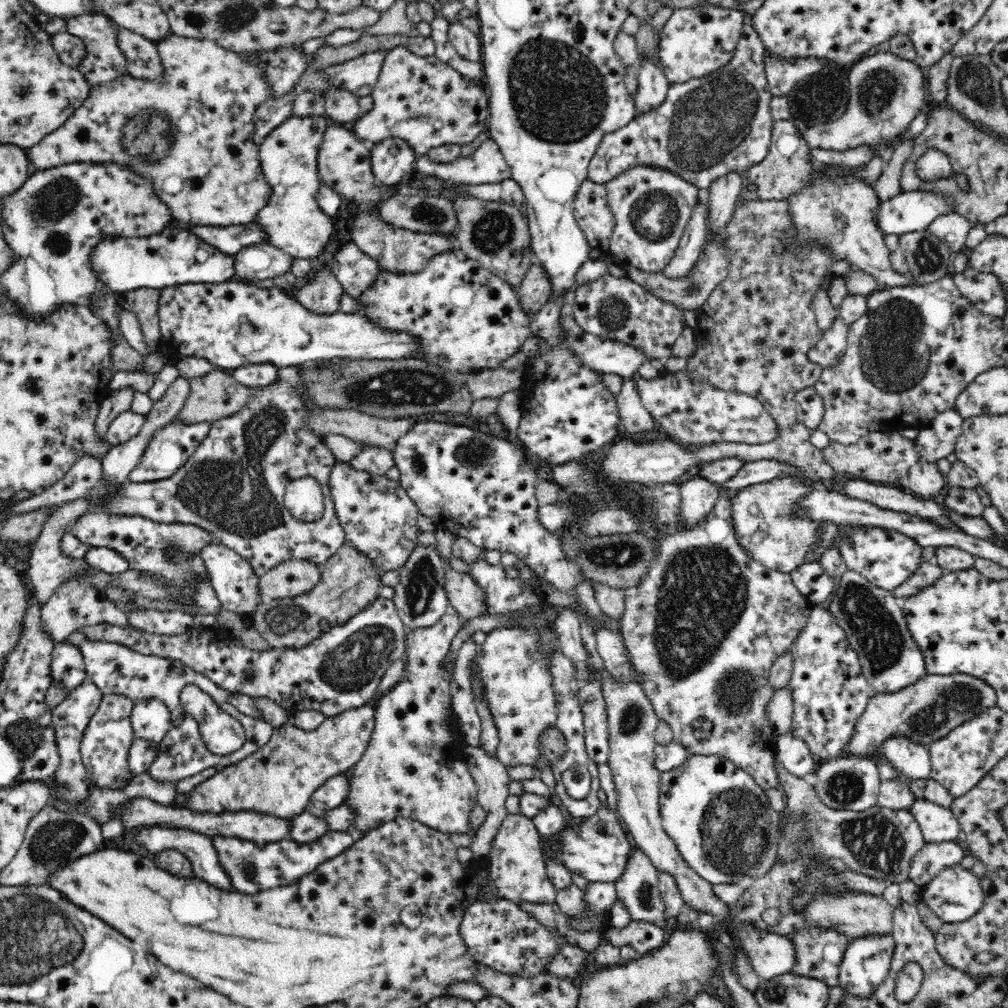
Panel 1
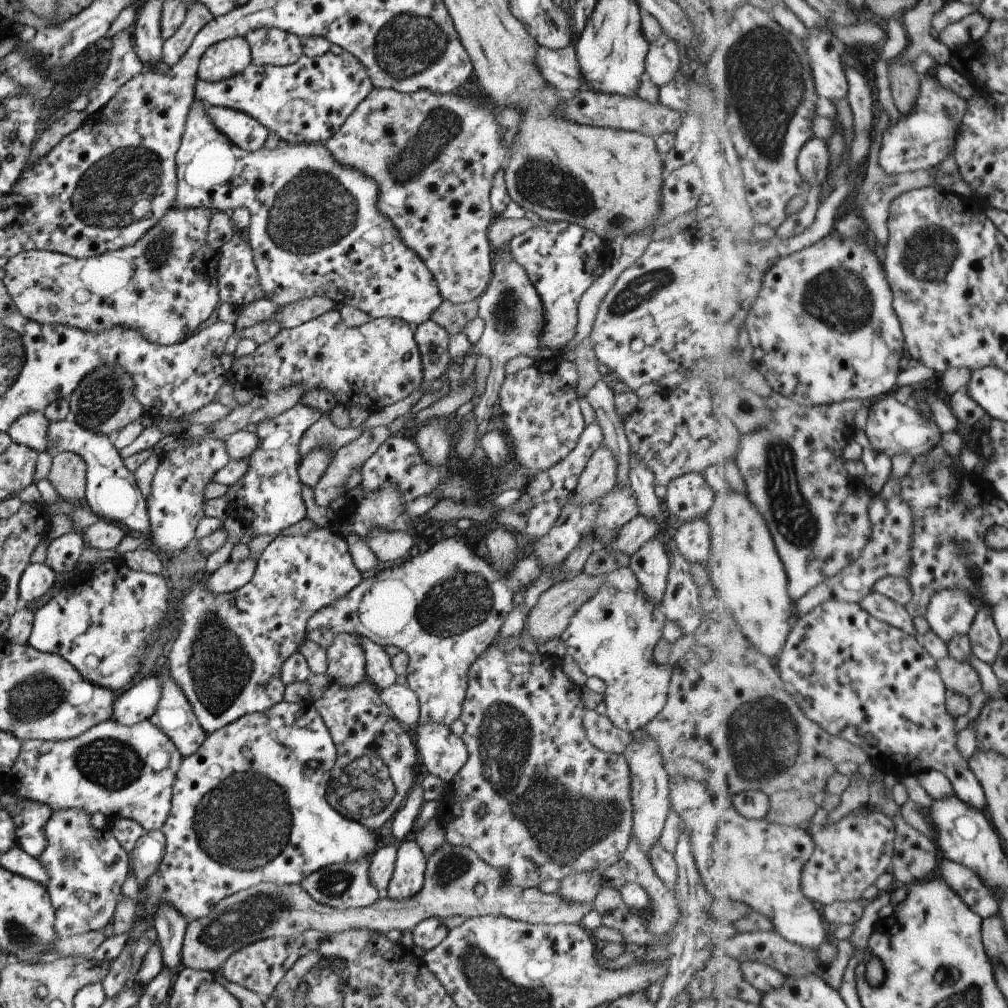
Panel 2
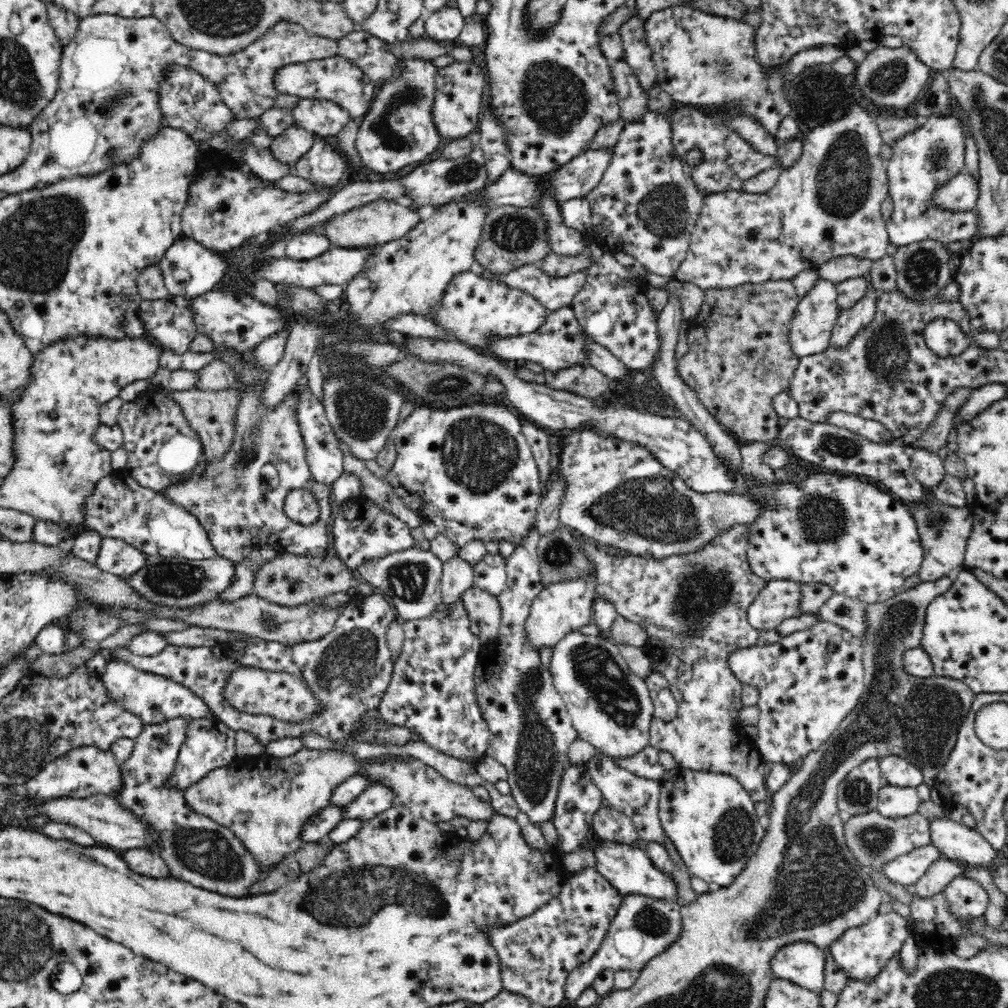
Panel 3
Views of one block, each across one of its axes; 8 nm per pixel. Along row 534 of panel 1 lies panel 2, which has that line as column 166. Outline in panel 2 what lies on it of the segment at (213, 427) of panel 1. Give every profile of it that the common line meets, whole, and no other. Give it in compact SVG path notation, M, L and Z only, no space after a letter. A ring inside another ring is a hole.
M173 206L147 232L144 232L135 244L117 249L116 251L107 251L86 259L74 259L58 252L42 251L41 249L21 251L15 256L7 258L6 263L3 265L5 274L1 281L4 284L7 294L13 301L16 312L23 318L39 323L40 325L61 325L90 332L91 334L108 331L113 327L122 327L123 329L139 331L148 341L157 343L158 345L172 345L183 340L185 337L191 336L197 330L197 326L201 322L205 322L209 318L209 314L216 311L219 305L217 265L220 252L209 247L205 240L208 222L212 213L212 210L203 207L177 209Z

